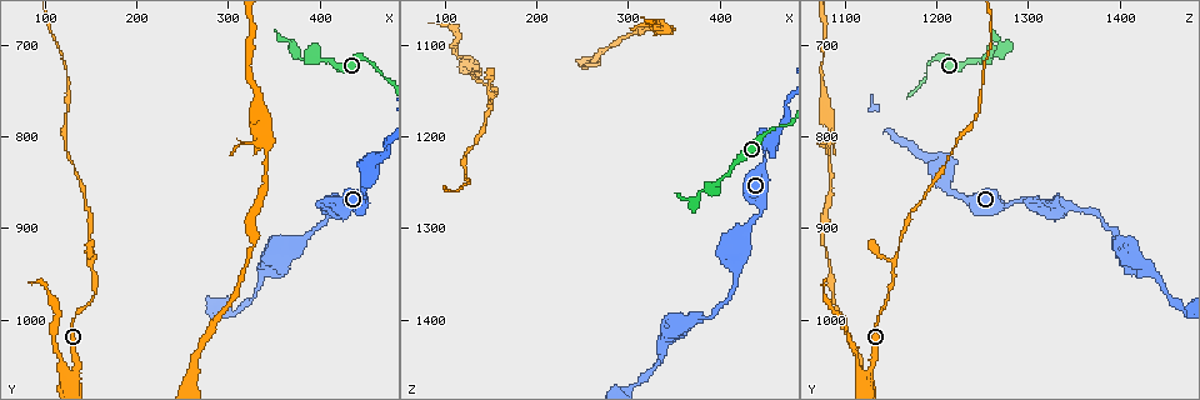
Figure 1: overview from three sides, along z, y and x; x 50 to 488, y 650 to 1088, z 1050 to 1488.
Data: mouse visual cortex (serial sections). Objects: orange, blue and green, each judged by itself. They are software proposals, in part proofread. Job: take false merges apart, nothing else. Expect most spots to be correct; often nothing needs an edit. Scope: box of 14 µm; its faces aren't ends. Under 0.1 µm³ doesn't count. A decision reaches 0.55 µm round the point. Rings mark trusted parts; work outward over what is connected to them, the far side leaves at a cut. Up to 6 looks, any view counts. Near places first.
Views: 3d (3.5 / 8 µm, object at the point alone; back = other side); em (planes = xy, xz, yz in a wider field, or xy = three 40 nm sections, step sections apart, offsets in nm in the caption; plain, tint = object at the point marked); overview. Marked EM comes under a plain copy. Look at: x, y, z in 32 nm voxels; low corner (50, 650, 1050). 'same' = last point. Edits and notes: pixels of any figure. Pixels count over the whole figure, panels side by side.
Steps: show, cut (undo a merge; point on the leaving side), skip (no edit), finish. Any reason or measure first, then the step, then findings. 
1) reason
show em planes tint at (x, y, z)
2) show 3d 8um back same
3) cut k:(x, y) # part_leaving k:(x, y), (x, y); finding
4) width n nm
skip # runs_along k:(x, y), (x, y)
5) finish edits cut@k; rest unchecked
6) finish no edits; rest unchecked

arms part here
show 3d 3.5um at (455, 840, 1205)

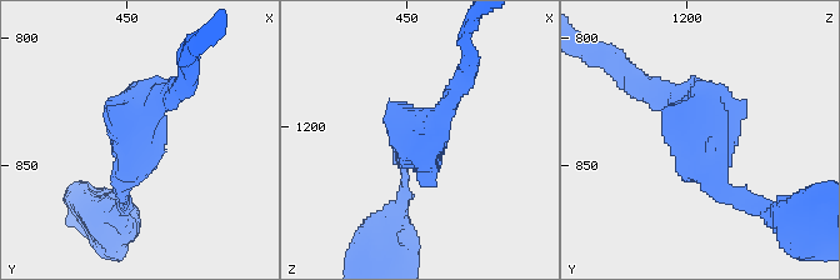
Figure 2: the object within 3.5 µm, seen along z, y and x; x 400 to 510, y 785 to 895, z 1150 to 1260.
show em planes tint at (454, 843, 1204)

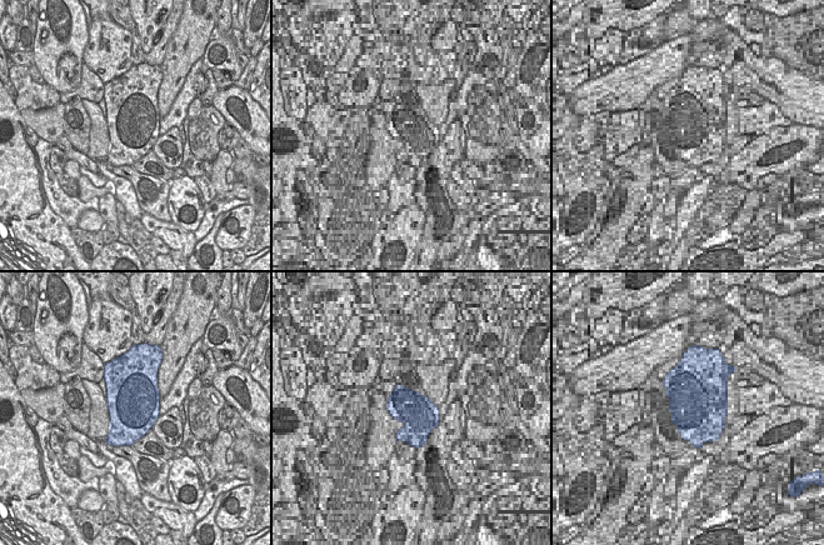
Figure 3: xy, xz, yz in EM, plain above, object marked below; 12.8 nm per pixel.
skip # runs_along 2:(730, 193), (689, 108), (644, 85); continuous, no second cell

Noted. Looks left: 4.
show 3d 3.5um back at (380, 715, 1260)

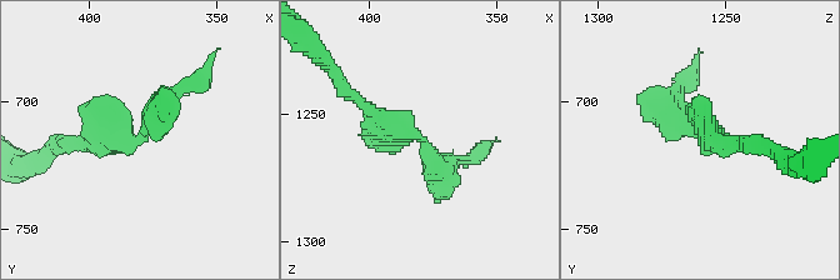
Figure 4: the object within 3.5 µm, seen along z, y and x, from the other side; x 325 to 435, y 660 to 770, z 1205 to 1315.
show em xy step 5 tint at (378, 713, 1260)

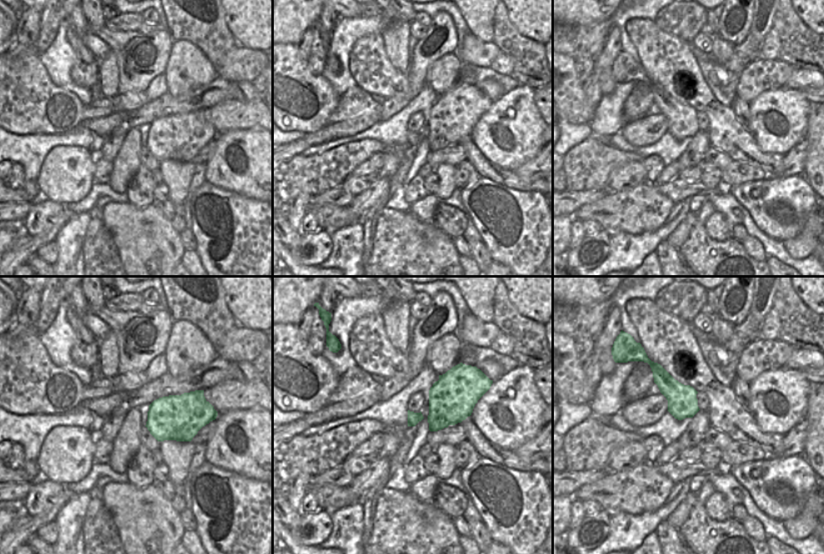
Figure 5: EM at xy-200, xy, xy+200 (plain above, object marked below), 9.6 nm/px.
show em xy step 2 tint same

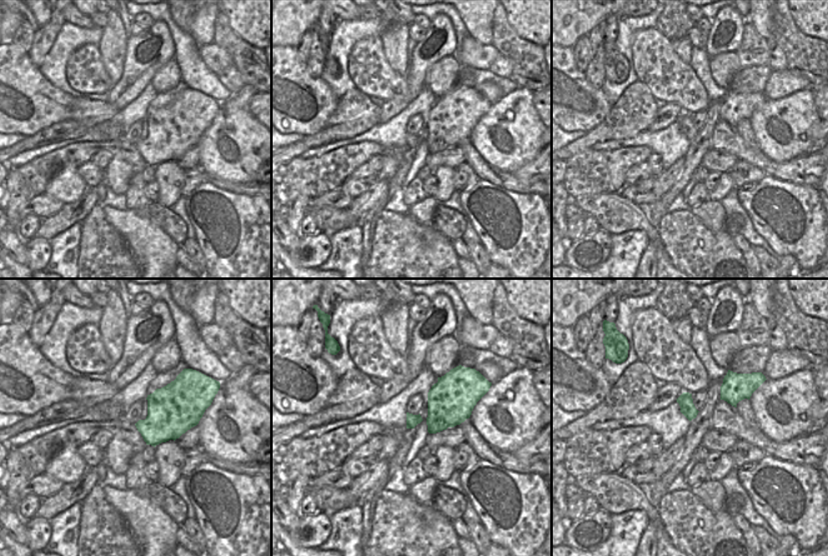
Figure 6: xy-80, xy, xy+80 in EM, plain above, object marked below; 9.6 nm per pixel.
skip # runs_along 4:(76, 144), (141, 140), (188, 83); one cell here

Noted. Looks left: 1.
small branch off a trunk
show 3d 3.5um at (130, 1065, 1125)

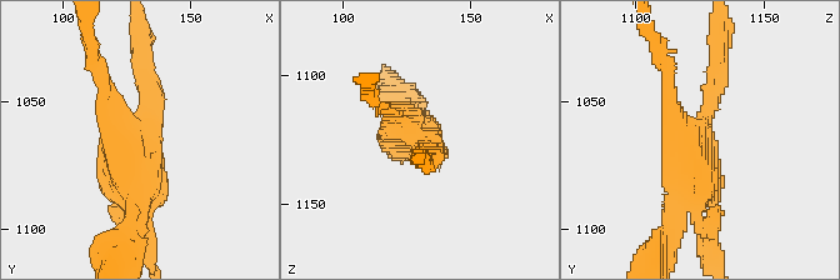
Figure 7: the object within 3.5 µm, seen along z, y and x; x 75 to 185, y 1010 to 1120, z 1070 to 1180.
arms 3
cut 7:(676, 114) # part_leaving 7:(136, 131), (129, 178), (105, 193); a second cell is stuck on

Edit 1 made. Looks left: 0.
finish edits cut@7; rest unchecked

